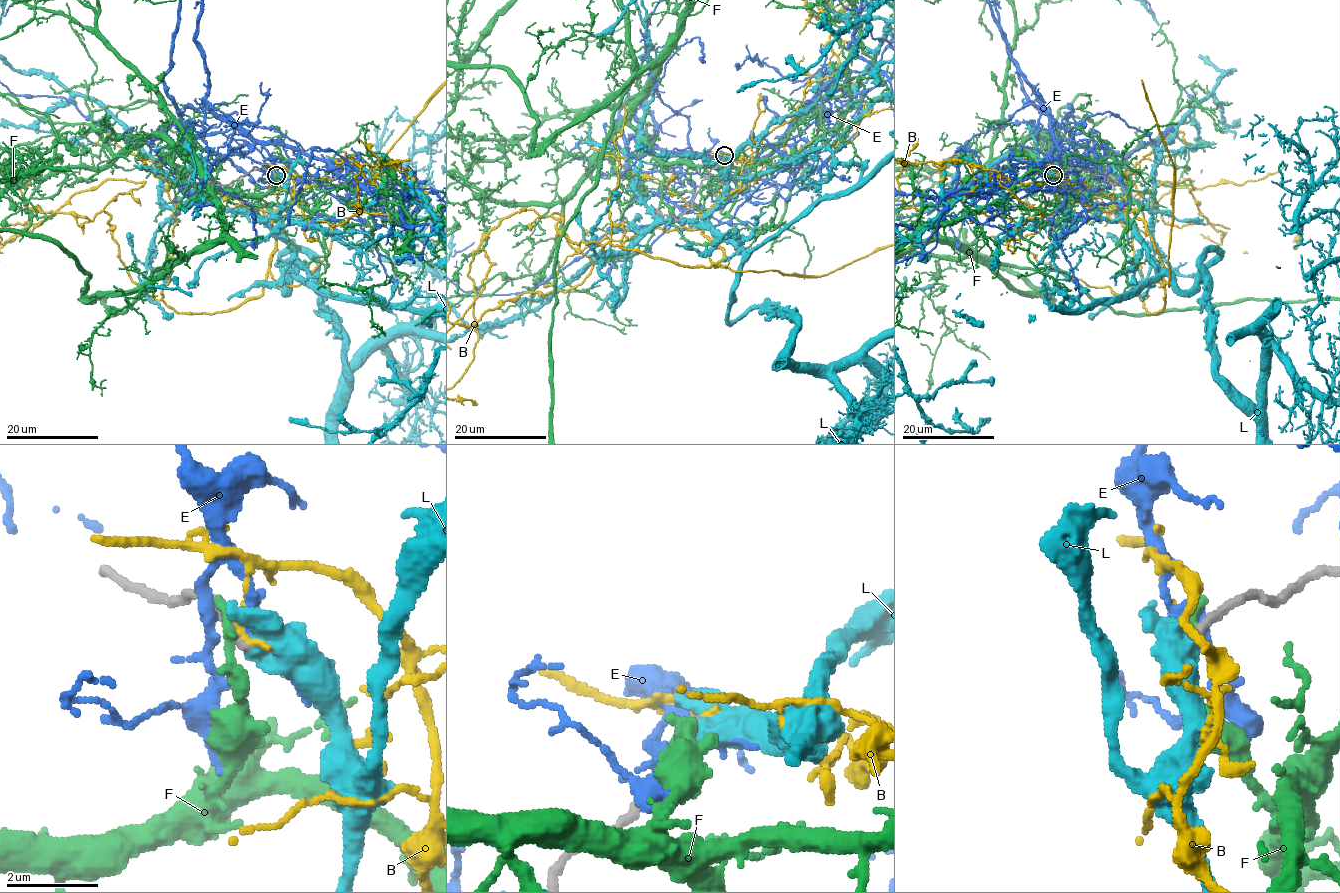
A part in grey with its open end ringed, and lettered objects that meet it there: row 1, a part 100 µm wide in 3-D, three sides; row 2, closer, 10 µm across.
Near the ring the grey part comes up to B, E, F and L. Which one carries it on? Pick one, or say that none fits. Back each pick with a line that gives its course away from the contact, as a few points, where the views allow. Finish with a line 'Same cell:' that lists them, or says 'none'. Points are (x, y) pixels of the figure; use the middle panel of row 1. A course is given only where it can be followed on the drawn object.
Same cell: none

